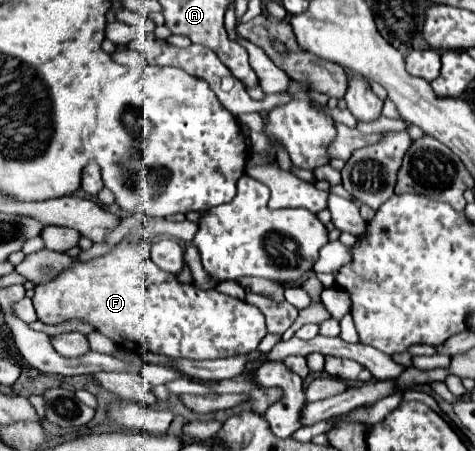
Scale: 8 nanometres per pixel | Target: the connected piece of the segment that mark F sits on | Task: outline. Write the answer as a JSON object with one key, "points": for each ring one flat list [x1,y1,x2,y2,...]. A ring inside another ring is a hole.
{"points":[[120,242,104,256,72,264,64,274,58,274,50,282,34,288,34,308,38,320,44,324,80,320,94,326,96,332,108,336,116,346,122,346,130,352,138,350,138,344,142,344,148,348,148,352,186,360,216,360,230,358,224,354,250,354,266,336,264,314,256,306,226,296,218,290,198,290,194,284,182,284,174,274,158,268,152,262,150,242]]}

